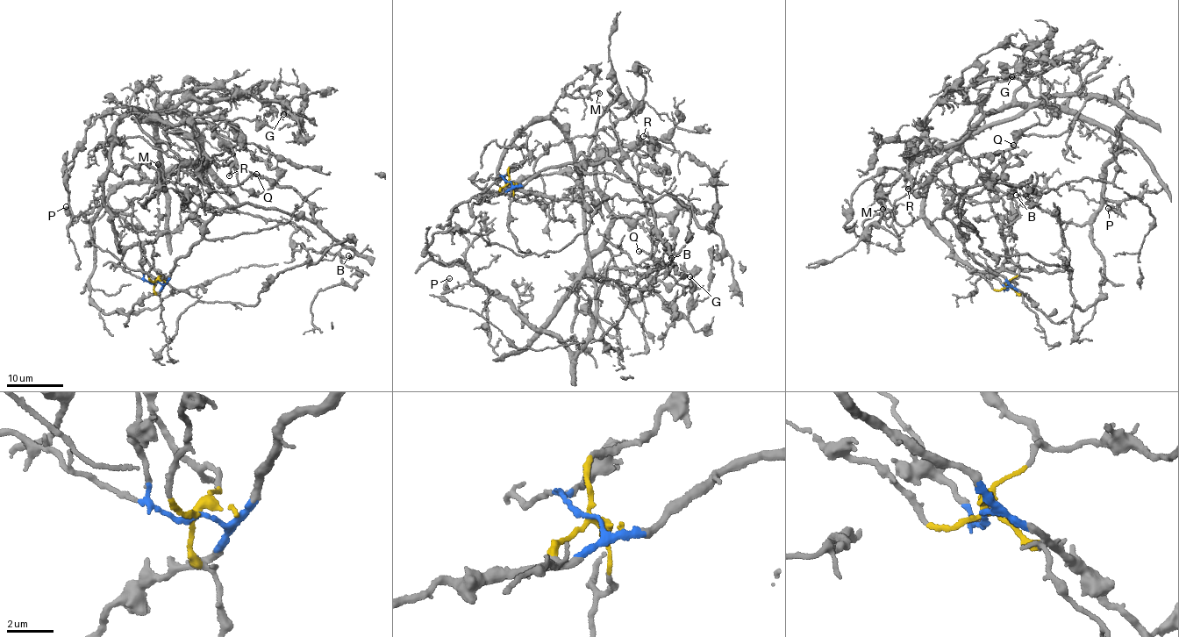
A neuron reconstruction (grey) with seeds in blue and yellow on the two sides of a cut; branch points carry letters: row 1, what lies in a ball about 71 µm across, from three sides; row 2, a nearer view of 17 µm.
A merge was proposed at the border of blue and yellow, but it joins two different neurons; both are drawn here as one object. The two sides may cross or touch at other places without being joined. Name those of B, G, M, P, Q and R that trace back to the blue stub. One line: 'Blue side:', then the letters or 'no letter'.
Blue side: B, Q

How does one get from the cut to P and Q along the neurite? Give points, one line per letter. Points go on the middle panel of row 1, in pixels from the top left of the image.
P: (509, 182), (510, 200), (503, 151), (525, 128), (563, 129), (589, 254), (576, 287), (539, 330), (449, 279)
Q: (509, 182), (611, 160), (670, 249), (652, 240), (650, 254), (639, 252)

